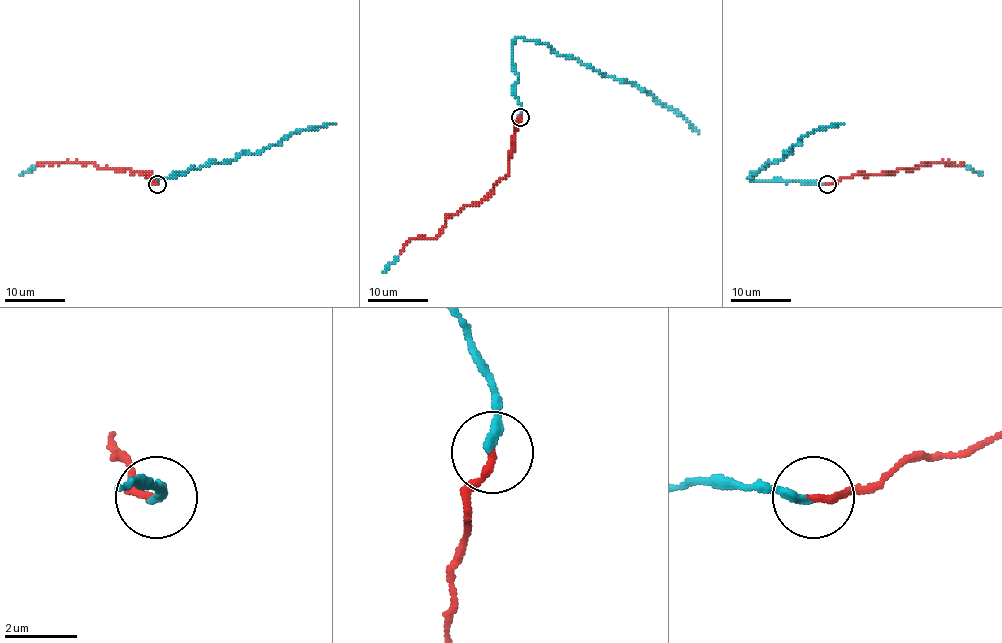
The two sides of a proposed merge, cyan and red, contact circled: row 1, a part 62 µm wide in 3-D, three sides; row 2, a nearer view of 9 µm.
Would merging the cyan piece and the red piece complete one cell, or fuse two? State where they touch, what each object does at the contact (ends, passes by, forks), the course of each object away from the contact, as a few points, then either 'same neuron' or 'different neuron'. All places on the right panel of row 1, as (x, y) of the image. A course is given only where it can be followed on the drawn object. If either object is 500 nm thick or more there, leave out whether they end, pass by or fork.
place (827, 184); cyan ends; red ends; course cyan (827, 184), (748, 177), (769, 162), (778, 162), (811, 132), (842, 123); course red (827, 184), (860, 172), (867, 175), (894, 172), (913, 169), (924, 163), (964, 165); same neuron

